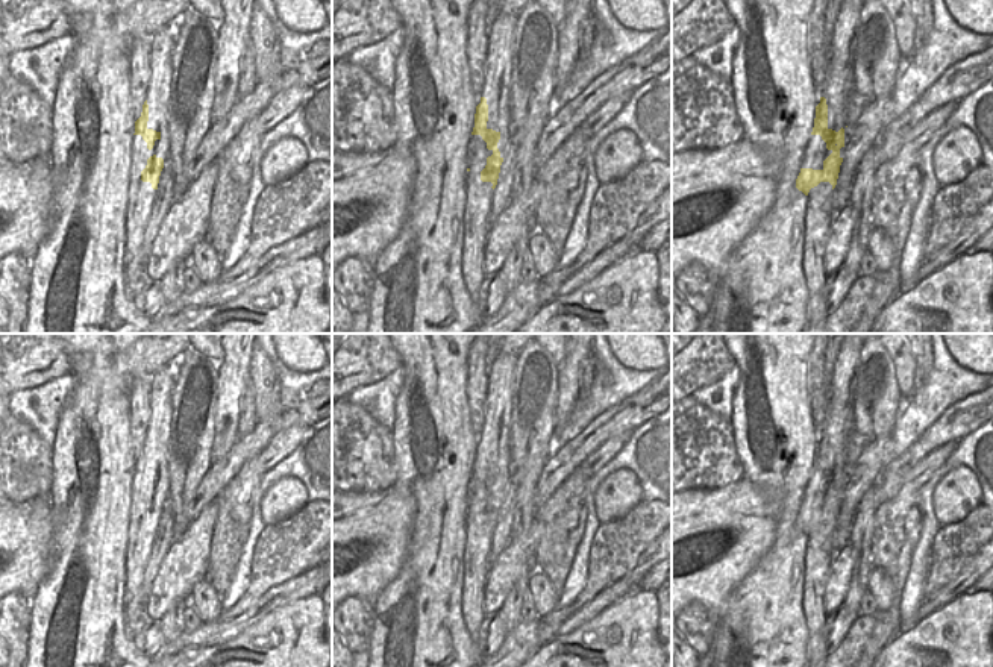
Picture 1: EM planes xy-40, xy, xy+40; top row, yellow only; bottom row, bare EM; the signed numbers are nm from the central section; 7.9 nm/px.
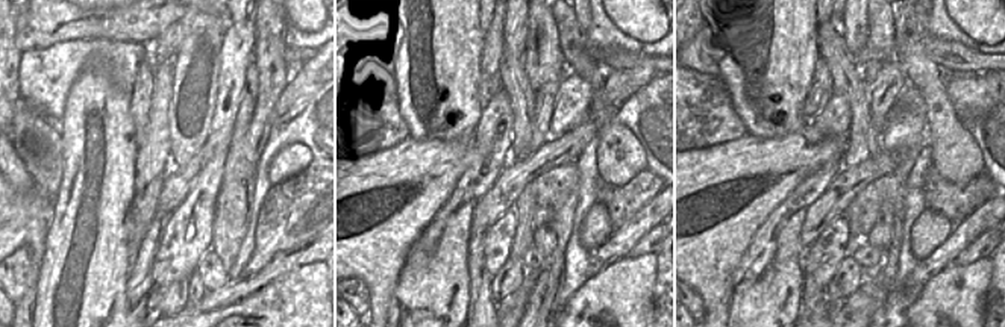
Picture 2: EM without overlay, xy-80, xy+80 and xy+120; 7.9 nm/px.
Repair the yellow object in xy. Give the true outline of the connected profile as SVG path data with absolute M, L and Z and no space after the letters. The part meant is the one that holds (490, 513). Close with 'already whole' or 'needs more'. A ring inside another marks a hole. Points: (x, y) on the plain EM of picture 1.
M481 437L481 443L476 446L475 467L471 474L481 474L482 479L487 482L487 488L493 491L493 494L487 497L485 508L481 511L481 520L491 521L493 523L491 528L494 529L497 525L503 497L500 496L500 491L497 488L500 471L488 468L487 461L488 461L488 444L487 438Z; already whole

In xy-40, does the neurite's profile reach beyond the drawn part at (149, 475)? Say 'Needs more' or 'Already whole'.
Already whole.

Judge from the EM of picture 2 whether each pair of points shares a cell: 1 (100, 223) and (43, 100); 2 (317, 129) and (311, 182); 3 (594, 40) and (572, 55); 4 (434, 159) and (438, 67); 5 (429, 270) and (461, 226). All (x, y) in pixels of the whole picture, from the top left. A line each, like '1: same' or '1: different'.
1: different
2: different
3: different
4: different
5: same

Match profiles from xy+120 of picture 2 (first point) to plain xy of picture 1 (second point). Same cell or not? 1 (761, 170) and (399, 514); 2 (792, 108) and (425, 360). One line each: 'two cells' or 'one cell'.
1: one cell
2: one cell

